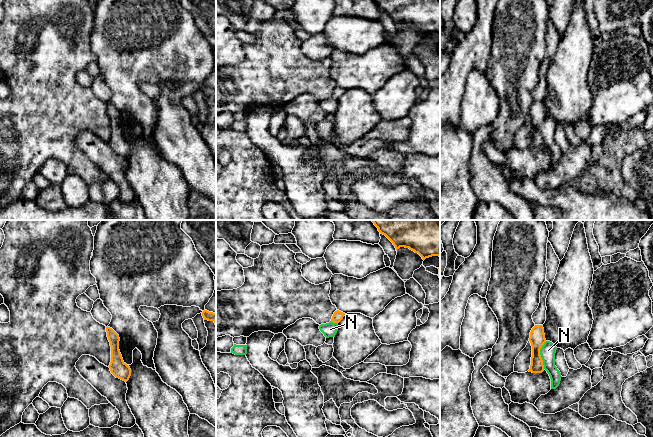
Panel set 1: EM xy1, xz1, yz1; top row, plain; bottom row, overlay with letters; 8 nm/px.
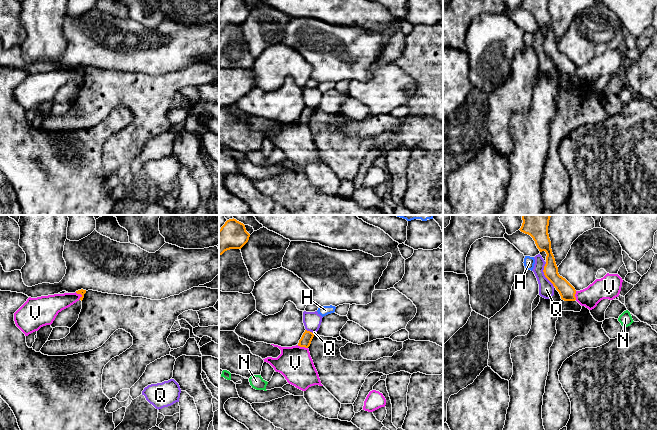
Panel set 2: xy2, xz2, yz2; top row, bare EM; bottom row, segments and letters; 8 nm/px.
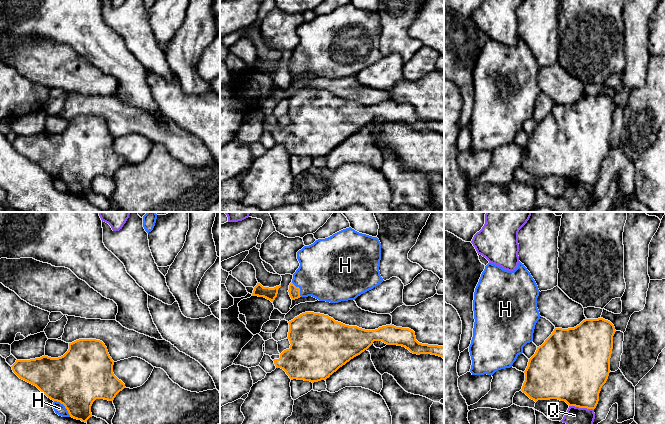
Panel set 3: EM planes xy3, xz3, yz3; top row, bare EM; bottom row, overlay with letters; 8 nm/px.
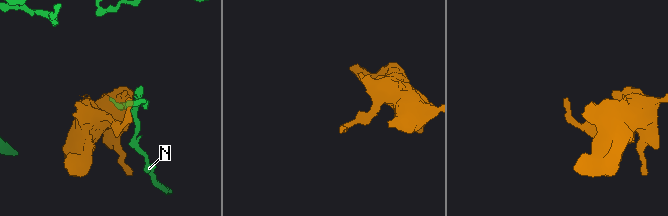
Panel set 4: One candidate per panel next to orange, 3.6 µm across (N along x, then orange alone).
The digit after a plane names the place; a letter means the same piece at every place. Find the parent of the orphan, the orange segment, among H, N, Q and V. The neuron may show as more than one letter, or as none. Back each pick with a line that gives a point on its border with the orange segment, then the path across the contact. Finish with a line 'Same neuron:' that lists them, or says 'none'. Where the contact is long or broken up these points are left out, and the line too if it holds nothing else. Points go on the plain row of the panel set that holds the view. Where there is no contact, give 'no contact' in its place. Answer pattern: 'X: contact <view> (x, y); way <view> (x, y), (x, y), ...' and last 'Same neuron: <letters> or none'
H: contact xy3 (64, 181)
Same neuron: H

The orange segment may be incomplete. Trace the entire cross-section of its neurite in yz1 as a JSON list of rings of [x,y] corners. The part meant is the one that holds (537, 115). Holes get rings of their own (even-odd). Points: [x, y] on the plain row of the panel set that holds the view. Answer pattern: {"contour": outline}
{"contour": [[[535,101],[532,104],[529,117],[532,122],[532,133],[530,145],[528,147],[532,149],[542,149],[544,147],[544,141],[540,131],[540,125],[546,118],[542,101]]]}

